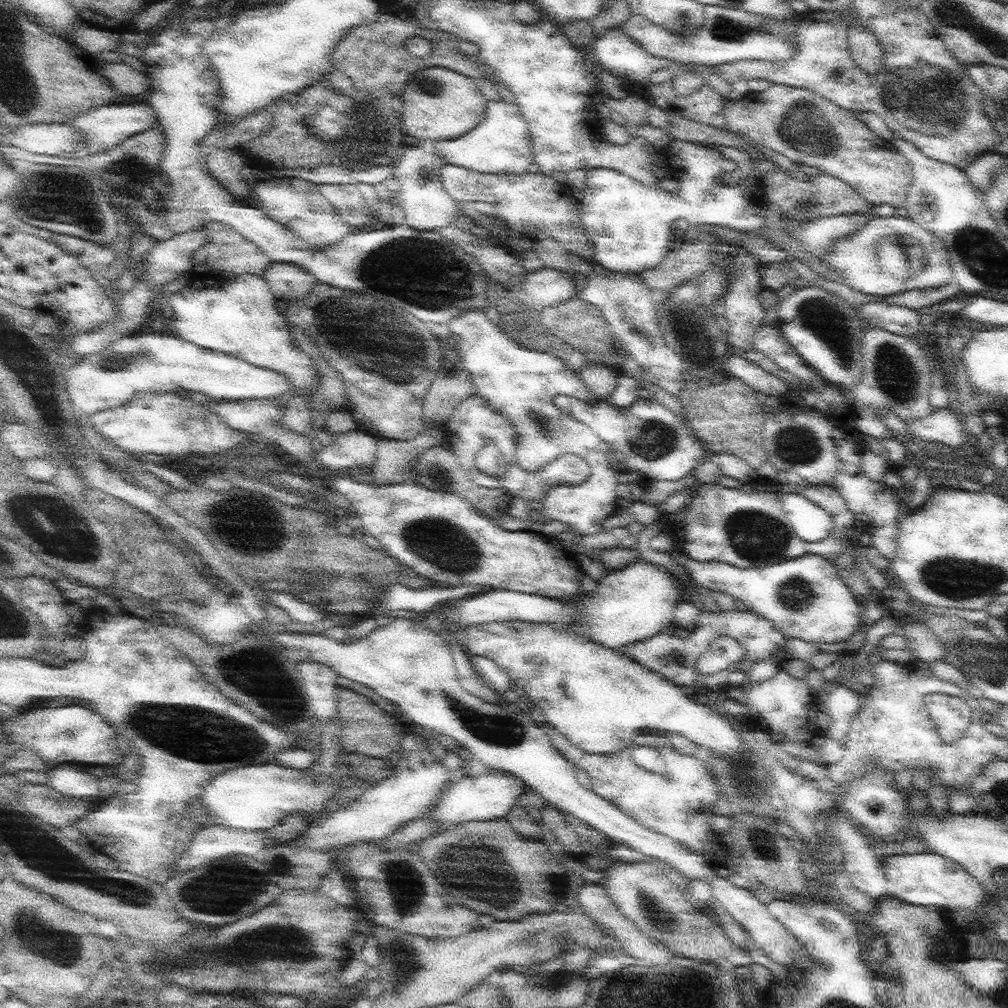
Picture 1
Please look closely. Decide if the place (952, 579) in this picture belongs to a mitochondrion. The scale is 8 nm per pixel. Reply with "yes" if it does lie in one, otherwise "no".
yes

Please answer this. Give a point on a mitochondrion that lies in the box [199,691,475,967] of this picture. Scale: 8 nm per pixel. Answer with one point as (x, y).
(403, 882)

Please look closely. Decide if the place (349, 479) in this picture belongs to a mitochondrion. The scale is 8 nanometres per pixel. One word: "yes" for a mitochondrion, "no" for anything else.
no

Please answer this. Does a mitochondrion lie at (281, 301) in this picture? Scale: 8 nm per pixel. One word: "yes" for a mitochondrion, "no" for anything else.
no

